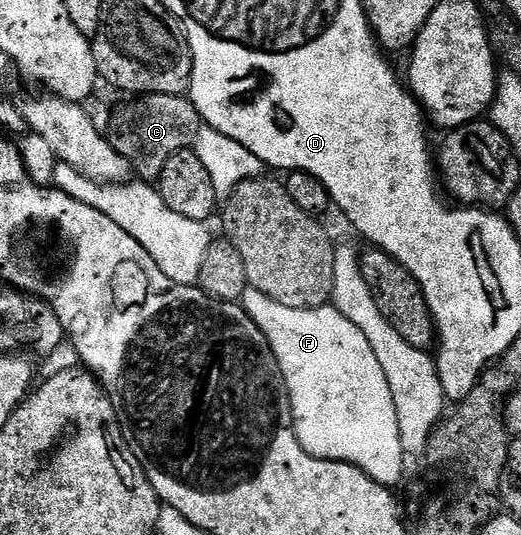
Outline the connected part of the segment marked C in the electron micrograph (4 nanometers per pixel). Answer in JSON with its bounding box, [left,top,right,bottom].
[107,93,203,183]

